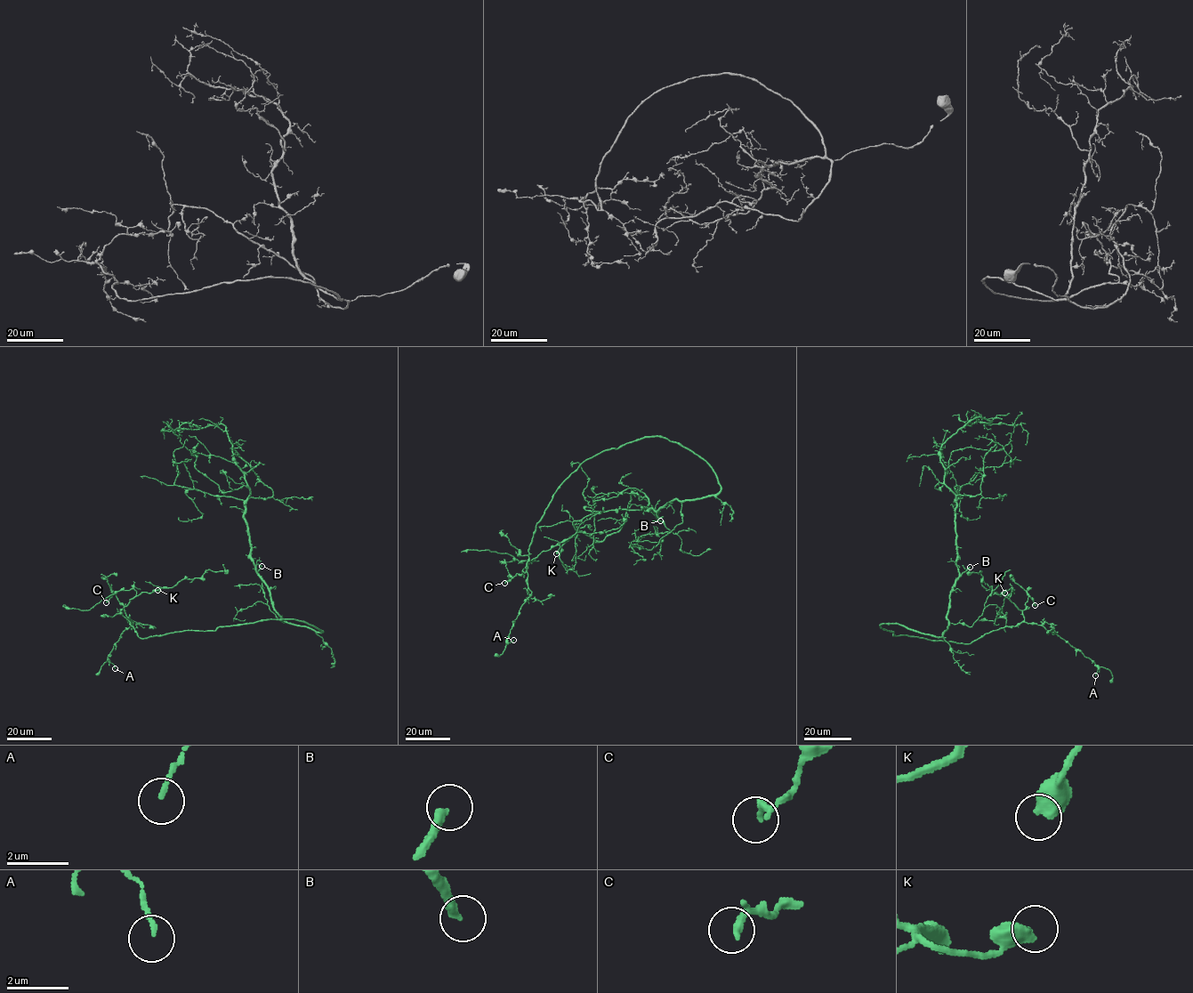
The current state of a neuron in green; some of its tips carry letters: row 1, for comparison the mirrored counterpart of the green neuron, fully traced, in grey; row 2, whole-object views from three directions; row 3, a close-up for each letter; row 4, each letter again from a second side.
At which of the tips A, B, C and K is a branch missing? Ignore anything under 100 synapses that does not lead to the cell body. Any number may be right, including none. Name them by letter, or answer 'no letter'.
B

